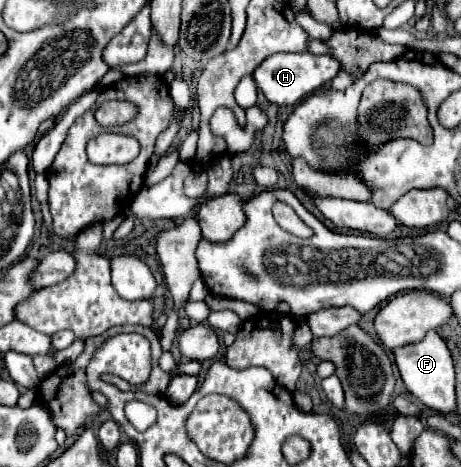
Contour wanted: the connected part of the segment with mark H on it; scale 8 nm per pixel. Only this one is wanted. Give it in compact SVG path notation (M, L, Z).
M281 52L265 58L255 68L253 80L269 102L279 106L291 106L291 104L297 104L303 96L315 92L319 86L325 86L327 82L331 82L339 70L341 70L341 64L331 56L315 56L309 52L299 52L299 54Z

